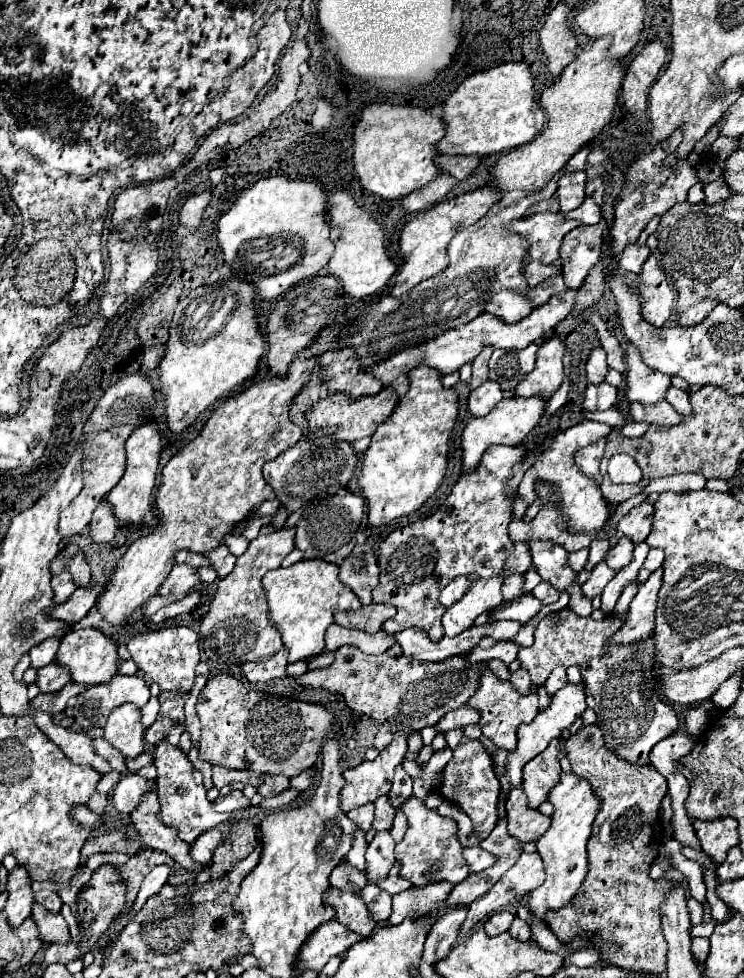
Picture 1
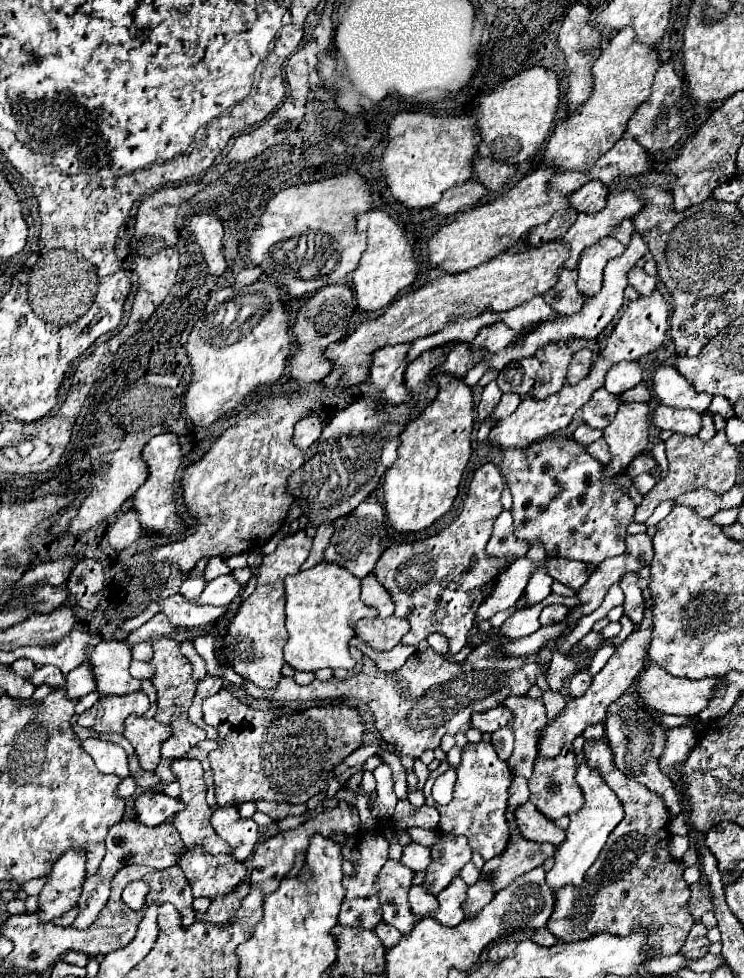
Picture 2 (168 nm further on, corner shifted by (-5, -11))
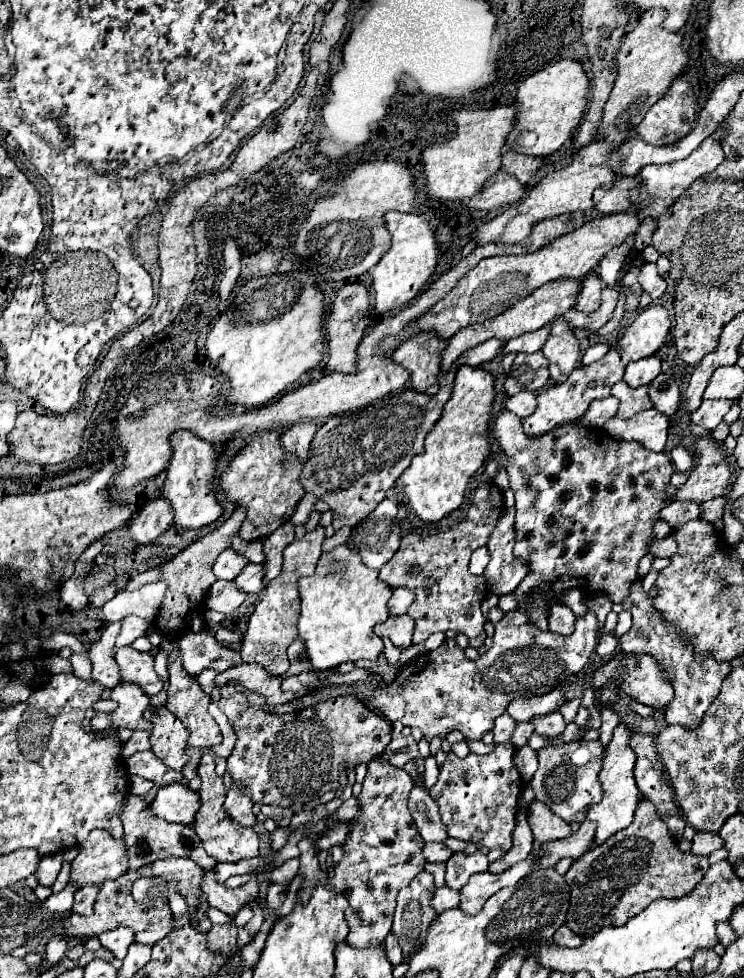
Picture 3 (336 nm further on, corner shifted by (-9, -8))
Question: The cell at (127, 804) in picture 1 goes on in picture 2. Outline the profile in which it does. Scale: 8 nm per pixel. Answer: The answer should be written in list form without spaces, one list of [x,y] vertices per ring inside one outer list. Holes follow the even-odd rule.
[[[145,792],[135,798],[135,818],[145,826],[159,826],[171,820],[179,810],[183,810],[183,804],[161,792]]]

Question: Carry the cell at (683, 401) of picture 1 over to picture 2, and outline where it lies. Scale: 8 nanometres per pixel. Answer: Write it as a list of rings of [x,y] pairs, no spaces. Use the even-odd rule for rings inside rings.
[[[705,412],[705,414],[703,414],[703,428],[699,430],[699,434],[697,434],[697,436],[699,436],[701,440],[709,440],[713,434],[715,434],[713,418],[711,418],[711,414],[709,414],[709,412]]]

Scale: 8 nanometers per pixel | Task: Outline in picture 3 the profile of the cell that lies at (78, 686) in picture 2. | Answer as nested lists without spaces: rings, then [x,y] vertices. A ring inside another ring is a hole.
[[[109,623],[99,641],[89,649],[89,659],[93,663],[93,681],[101,683],[105,689],[113,689],[121,683],[121,673],[115,663],[115,639],[119,635],[121,623]]]

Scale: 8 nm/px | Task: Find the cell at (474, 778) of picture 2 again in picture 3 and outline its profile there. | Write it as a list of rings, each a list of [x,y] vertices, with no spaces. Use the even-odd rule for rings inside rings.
[[[511,743],[497,745],[489,755],[471,753],[465,759],[459,759],[455,753],[447,753],[445,763],[439,767],[439,779],[429,793],[439,805],[449,837],[475,841],[489,849],[511,849],[511,833],[521,793],[521,777],[513,765]]]

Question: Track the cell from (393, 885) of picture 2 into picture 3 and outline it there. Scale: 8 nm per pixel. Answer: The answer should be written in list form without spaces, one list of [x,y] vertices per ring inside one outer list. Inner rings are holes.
[[[423,871],[397,895],[393,933],[405,957],[419,949],[423,937],[427,935],[427,929],[431,927],[431,921],[437,917],[437,911],[431,907],[433,893],[433,875]]]

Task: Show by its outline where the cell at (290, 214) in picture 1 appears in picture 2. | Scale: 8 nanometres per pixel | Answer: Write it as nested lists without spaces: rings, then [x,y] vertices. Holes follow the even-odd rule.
[[[355,172],[313,184],[285,188],[265,204],[257,228],[247,240],[247,258],[251,264],[263,268],[261,280],[269,280],[271,284],[277,284],[291,298],[313,294],[315,290],[327,284],[341,282],[349,272],[357,268],[359,258],[365,252],[365,236],[355,232],[355,216],[371,208],[373,208],[371,190],[367,182]]]

